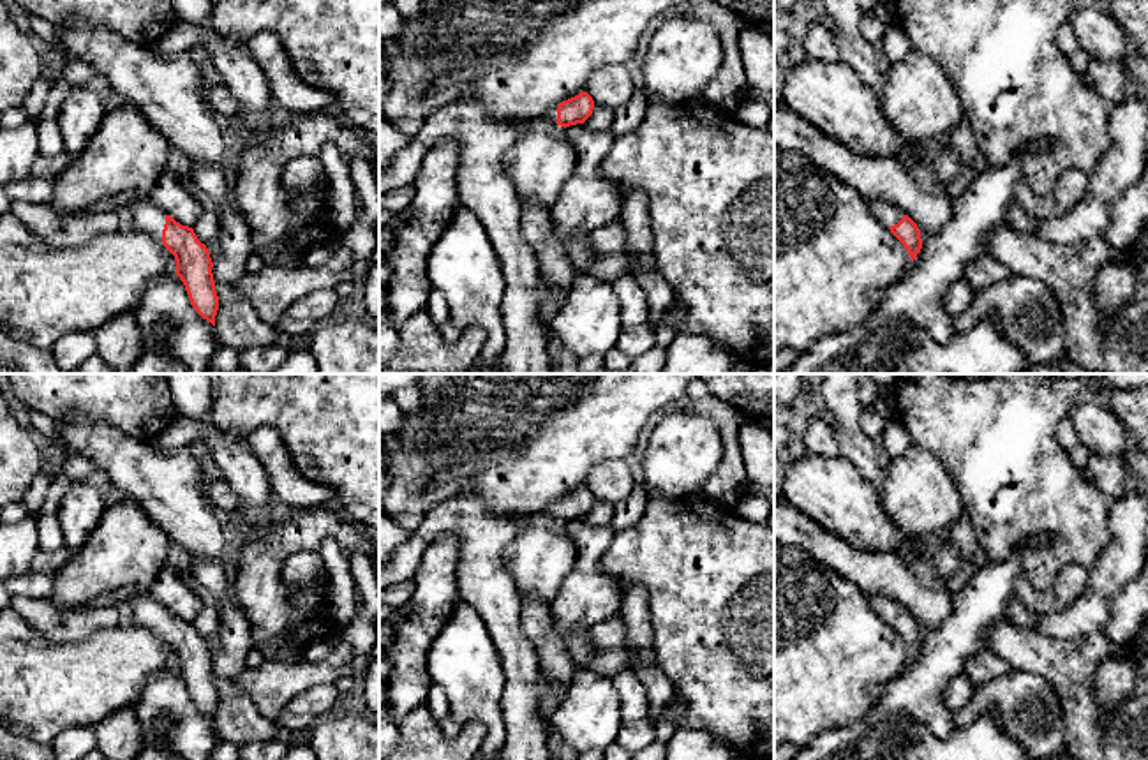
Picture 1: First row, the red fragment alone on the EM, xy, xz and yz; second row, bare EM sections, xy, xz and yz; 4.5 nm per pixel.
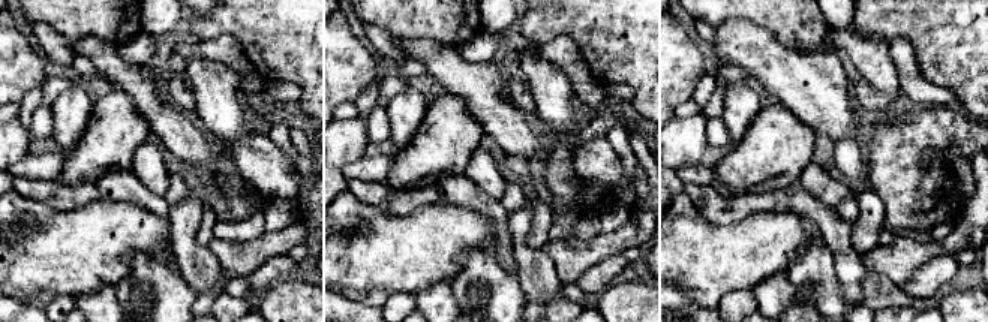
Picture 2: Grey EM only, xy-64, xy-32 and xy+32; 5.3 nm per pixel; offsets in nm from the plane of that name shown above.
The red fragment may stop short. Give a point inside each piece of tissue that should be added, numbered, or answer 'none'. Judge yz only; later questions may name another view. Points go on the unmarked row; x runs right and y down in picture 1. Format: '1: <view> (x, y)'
1: yz (887, 609)

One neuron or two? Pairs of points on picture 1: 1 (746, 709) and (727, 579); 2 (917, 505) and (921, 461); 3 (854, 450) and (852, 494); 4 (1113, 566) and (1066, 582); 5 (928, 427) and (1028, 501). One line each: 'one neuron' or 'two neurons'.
1: one neuron
2: one neuron
3: two neurons
4: two neurons
5: one neuron

